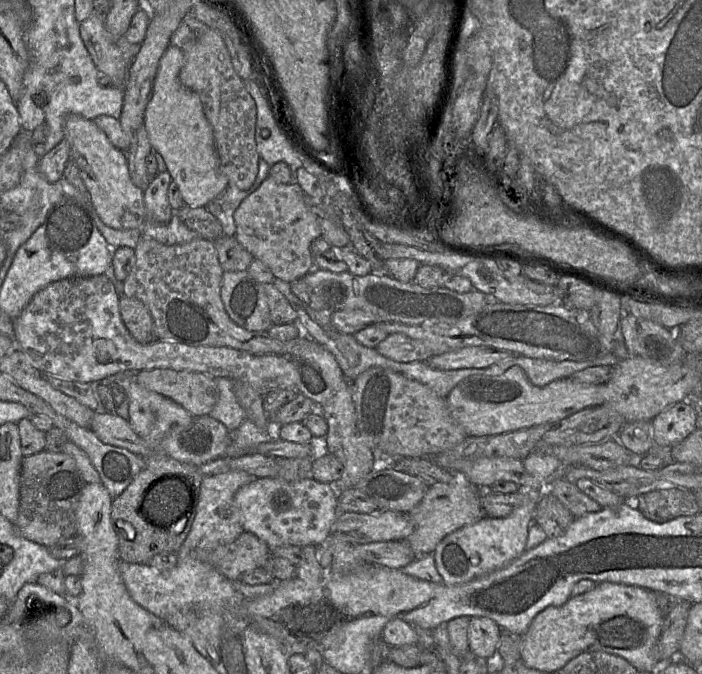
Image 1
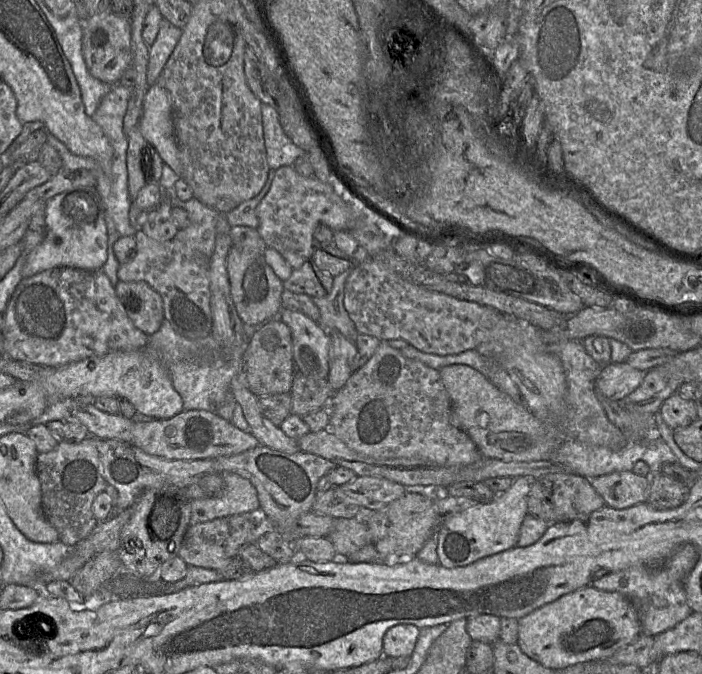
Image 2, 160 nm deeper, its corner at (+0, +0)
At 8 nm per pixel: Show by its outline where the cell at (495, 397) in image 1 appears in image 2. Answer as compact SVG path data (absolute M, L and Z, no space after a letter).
M626 362L604 366L595 382L596 390L608 399L622 401L642 383L646 372Z

